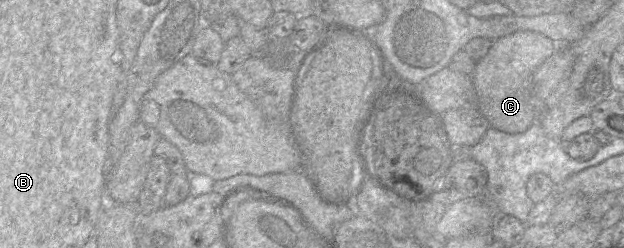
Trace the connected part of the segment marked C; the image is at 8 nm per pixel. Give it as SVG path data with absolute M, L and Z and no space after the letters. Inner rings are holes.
M516 31L493 41L488 53L476 63L471 75L477 108L491 128L508 134L519 134L536 122L532 106L532 76L556 51L557 42L532 31Z

